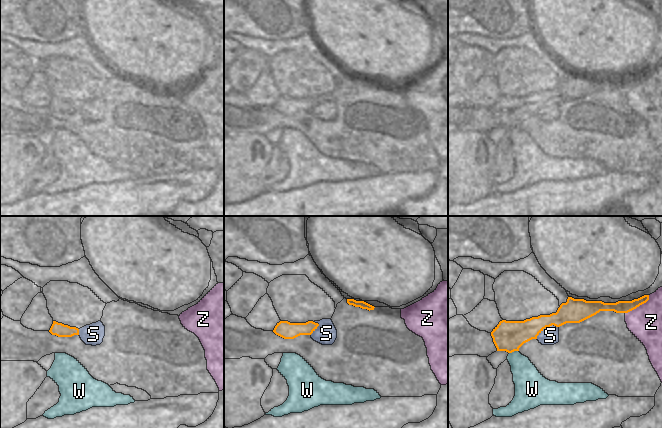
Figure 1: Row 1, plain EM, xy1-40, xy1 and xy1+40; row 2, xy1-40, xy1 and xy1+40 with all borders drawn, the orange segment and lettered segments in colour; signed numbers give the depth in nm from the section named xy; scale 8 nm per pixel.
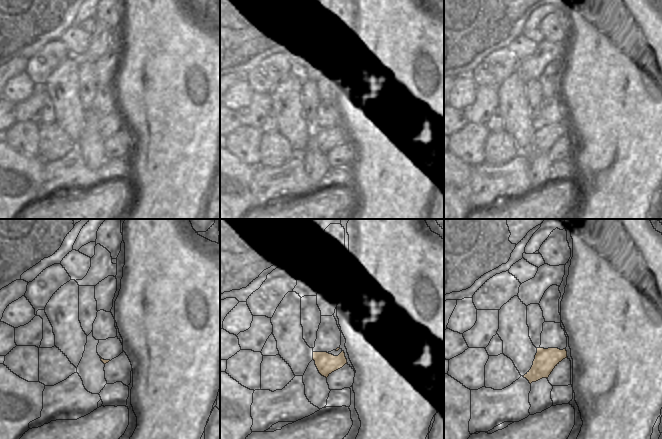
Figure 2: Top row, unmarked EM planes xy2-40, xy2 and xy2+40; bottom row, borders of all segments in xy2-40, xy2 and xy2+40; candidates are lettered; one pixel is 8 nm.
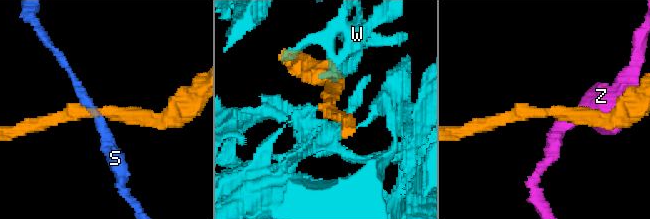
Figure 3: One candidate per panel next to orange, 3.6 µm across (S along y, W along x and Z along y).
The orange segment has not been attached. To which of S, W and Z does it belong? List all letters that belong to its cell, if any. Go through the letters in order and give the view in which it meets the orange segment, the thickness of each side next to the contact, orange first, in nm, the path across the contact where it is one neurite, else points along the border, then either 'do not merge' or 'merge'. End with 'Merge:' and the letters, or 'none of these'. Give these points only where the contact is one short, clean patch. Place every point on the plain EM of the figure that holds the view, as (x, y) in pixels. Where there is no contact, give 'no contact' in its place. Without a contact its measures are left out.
S: meets orange in xy1+40; 200 nm thick on the orange side, 140 nm on the other; border along xy1+40 (558, 102), (547, 102), (536, 114); do not merge
W: meets orange in xy1+40; 240 nm thick on the orange side, 220 nm on the other; do not merge
Z: meets orange in xy1+40; 100 nm thick on the orange side, 280 nm on the other; do not merge
Merge: none of these

